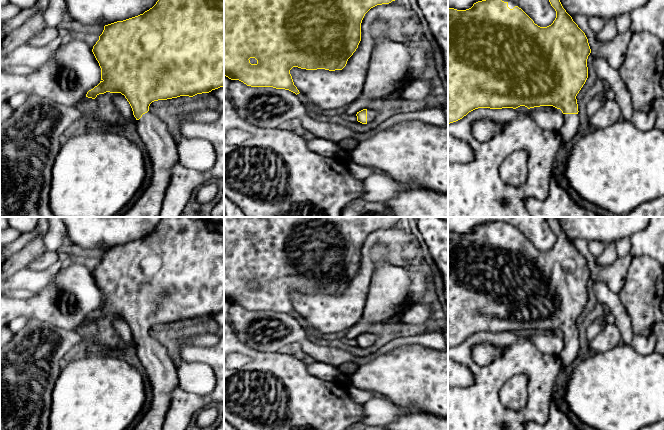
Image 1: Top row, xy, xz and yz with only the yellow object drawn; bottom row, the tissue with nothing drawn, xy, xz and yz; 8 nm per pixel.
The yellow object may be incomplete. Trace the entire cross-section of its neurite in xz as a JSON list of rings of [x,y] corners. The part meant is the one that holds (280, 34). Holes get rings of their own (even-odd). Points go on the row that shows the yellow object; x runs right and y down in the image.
[[[224,0],[224,75],[231,80],[239,80],[247,86],[285,89],[297,95],[300,92],[290,74],[293,67],[306,70],[342,70],[361,41],[361,23],[365,14],[377,5],[389,4],[392,1],[395,0]]]

